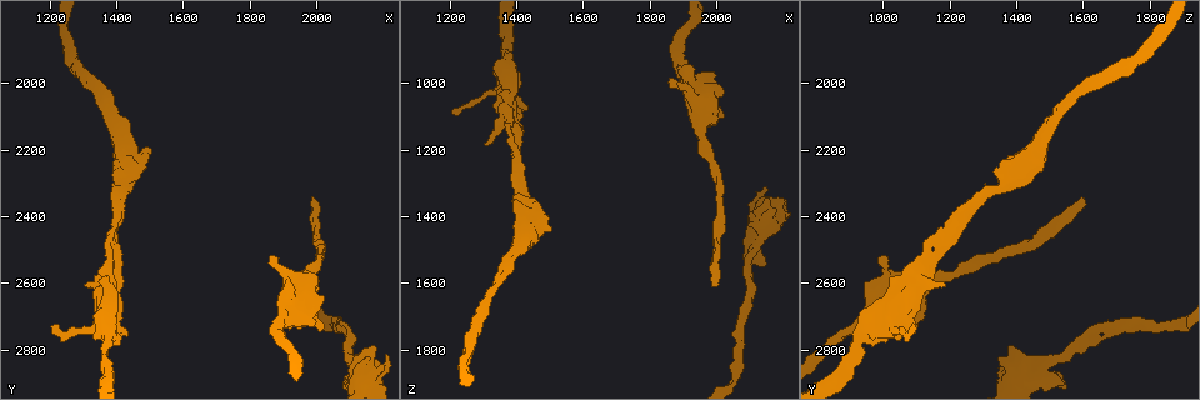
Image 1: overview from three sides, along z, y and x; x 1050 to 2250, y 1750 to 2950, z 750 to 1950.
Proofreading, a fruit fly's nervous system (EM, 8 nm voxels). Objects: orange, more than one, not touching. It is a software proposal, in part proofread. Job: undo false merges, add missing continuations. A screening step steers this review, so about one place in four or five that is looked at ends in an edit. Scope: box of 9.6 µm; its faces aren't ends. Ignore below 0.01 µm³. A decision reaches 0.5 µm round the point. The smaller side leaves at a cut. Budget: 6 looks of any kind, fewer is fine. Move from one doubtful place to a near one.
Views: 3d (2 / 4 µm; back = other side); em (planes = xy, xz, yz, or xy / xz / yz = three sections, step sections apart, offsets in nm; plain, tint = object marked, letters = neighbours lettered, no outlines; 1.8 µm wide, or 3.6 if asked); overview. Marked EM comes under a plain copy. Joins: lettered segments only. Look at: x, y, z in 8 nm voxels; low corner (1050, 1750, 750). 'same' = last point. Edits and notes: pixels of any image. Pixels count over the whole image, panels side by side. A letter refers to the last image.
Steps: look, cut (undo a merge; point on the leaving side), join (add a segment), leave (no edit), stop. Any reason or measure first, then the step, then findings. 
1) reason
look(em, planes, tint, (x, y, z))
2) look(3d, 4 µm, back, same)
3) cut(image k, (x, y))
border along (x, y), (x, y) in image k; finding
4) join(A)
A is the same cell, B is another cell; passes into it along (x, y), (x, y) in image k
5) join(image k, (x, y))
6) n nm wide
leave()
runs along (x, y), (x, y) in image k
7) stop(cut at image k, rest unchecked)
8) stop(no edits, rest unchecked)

arms run side by side
look(em, 3.6 µm, planes, tint, (1390, 2420, 1210))

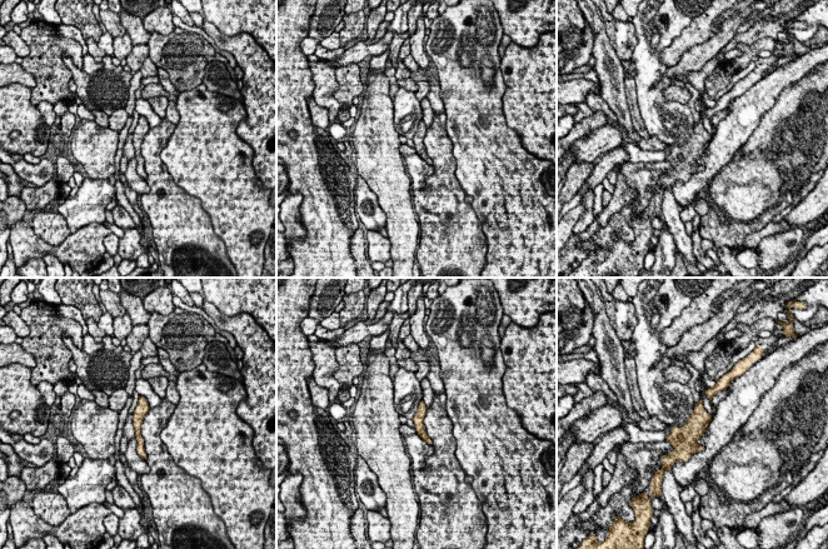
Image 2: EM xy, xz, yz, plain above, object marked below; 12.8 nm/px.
see the neighbours
look(em, 3.6 µm, planes, letters, same)

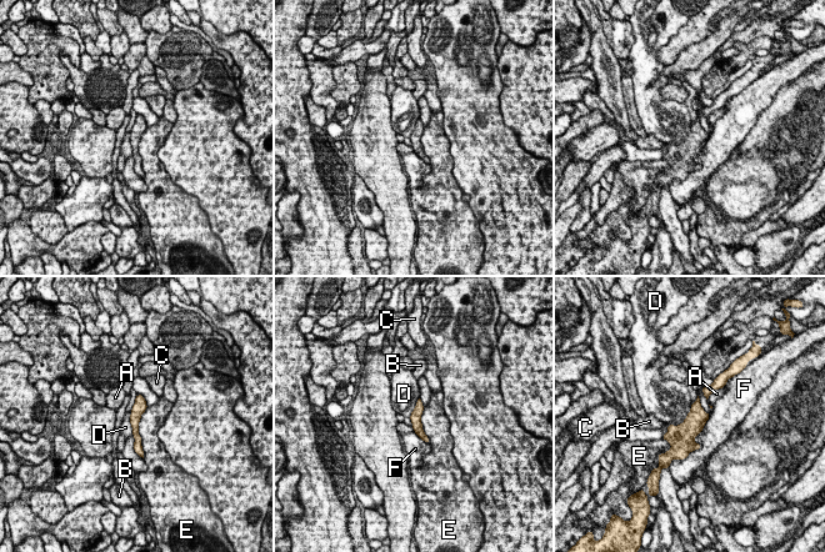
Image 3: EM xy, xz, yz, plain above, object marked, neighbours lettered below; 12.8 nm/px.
leave()
A, B, C, D, E and F are other cells; runs along (140, 399), (135, 416), (139, 451) in image 3; all the same neuron

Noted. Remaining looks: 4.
end of a long branch
look(3d, 2 µm, (1980, 2340, 1600))

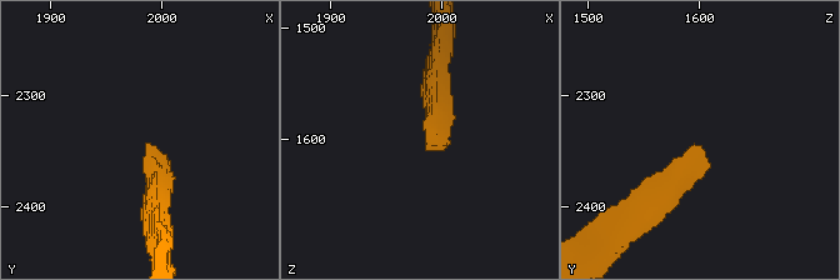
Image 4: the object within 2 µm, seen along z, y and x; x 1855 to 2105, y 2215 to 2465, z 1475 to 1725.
look(em, 3.6 µm, planes, letters, (1984, 2346, 1600))

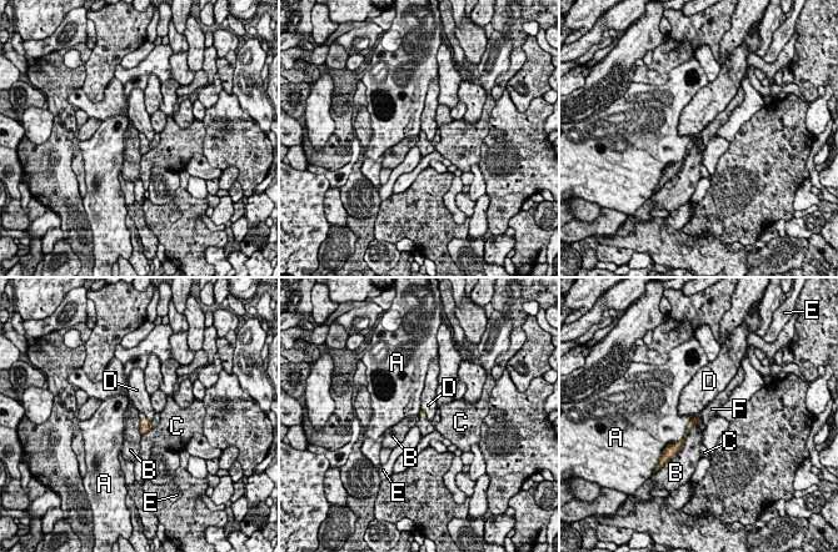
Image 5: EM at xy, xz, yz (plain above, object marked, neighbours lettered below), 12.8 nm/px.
B touches over 550 nm
join(F)
F is the same cell, A, B, C, D and E are other cells; it goes on there

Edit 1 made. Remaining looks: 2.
stop(join at image 5, rest unchecked)

